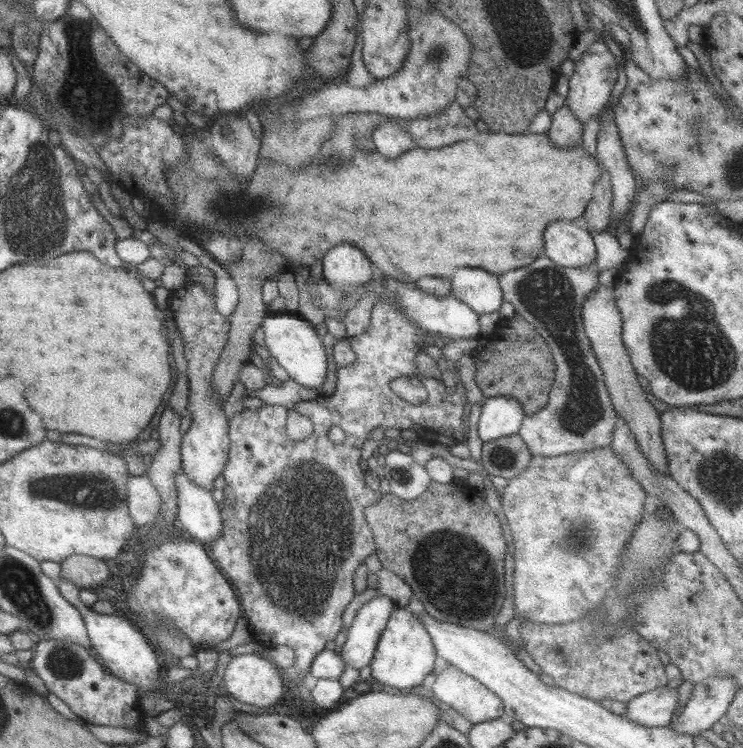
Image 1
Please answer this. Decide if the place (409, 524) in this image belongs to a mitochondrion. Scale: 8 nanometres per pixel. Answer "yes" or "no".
no

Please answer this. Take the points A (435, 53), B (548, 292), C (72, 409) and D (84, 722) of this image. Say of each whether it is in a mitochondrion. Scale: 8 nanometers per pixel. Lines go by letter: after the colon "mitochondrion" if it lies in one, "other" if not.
A: mitochondrion
B: mitochondrion
C: other
D: other

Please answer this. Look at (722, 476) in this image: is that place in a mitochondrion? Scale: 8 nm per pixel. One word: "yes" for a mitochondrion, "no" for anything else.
yes

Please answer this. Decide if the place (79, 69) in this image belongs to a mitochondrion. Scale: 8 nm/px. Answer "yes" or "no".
yes

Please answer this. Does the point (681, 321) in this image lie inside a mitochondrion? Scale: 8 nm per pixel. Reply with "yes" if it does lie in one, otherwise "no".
yes

